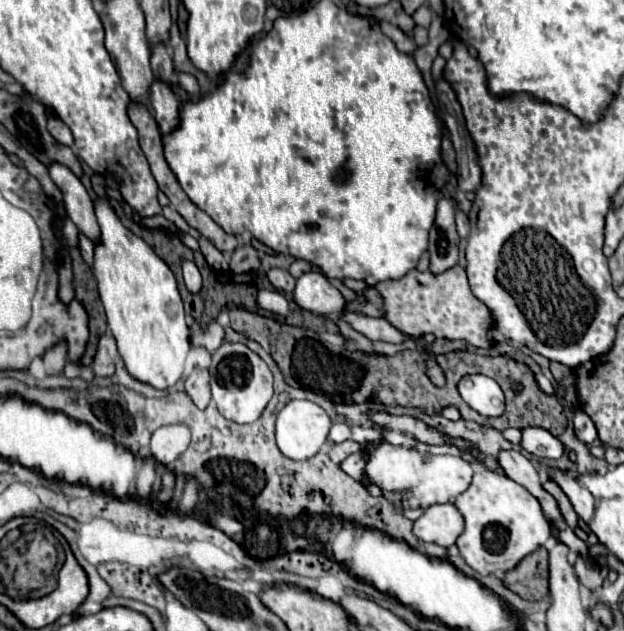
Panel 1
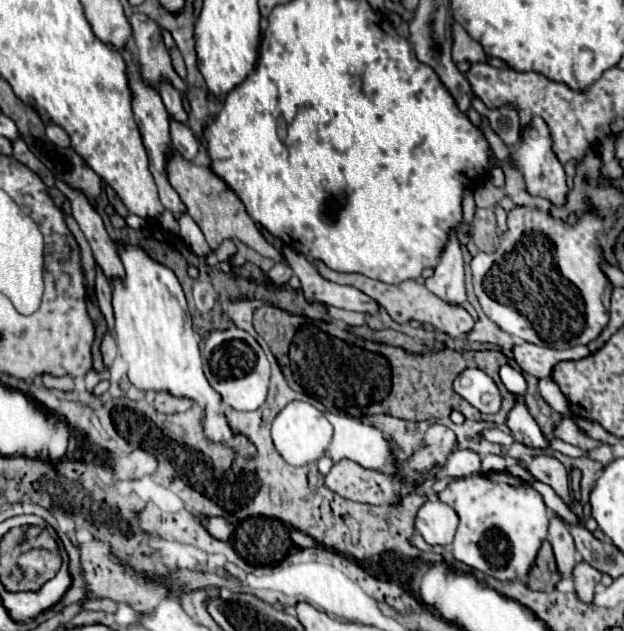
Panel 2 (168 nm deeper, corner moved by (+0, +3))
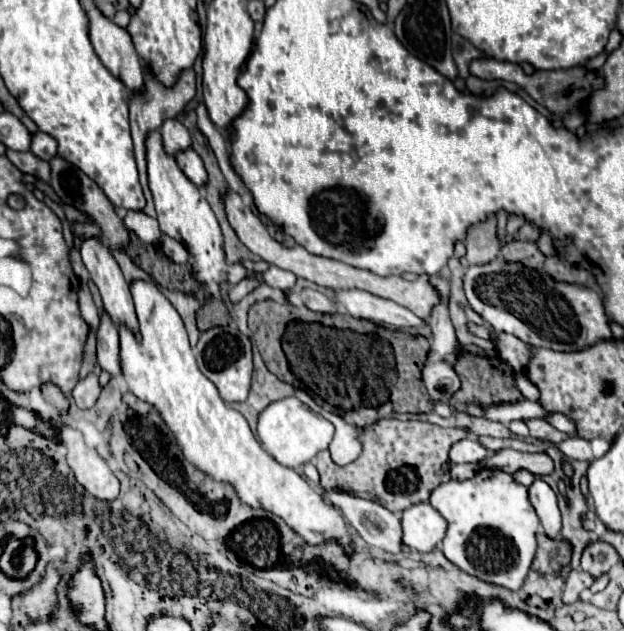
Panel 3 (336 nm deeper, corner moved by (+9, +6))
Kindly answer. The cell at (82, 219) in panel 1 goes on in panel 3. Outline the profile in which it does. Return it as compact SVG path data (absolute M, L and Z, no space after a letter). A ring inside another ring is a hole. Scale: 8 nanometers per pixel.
M87 238L81 244L81 256L83 256L83 264L87 266L87 270L91 274L91 280L97 284L97 288L101 292L105 312L109 314L109 318L115 324L115 328L125 326L127 330L131 330L135 334L137 340L141 340L141 334L137 330L139 324L137 324L137 316L135 316L135 308L133 308L133 296L131 296L129 284L125 282L125 278L123 278L123 274L119 270L119 264L113 258L113 254L109 250L105 250L105 246L101 246L101 242L97 242L95 238Z

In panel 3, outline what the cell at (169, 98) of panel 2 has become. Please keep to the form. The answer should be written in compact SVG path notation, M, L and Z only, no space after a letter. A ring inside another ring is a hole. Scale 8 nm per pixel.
M165 120L165 124L161 126L161 136L163 136L163 148L167 154L177 156L179 152L187 150L191 146L191 138L187 128L179 122L179 120Z

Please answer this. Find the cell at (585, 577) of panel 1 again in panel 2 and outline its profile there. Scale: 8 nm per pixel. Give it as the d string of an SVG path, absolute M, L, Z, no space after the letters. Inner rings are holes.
M580 561L574 567L574 585L576 585L576 595L590 603L594 597L594 587L600 583L600 571L596 571L594 567L590 567L586 561Z

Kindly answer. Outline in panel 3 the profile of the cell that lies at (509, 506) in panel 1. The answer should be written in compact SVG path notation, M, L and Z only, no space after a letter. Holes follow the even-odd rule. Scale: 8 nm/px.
M481 468L473 478L465 482L451 480L447 484L437 486L433 490L429 504L447 520L447 536L443 538L443 554L449 562L459 566L463 572L495 584L503 586L507 590L519 590L527 578L527 572L531 568L531 562L535 558L535 548L537 548L537 530L539 530L539 518L529 502L527 488L519 482L513 480L511 474L503 470L489 470Z

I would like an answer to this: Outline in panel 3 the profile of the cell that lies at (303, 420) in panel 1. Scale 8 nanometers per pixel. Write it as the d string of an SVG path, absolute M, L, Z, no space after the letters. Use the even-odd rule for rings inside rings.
M287 396L271 402L261 414L257 424L257 436L263 448L287 468L301 468L311 462L321 450L327 450L333 438L333 424L327 422L321 414L313 412L307 404L299 402L295 396Z

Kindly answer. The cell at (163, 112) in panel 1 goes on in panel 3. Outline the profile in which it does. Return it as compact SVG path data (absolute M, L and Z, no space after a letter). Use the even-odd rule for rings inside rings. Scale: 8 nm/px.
M189 148L185 150L185 154L181 154L181 158L177 158L179 168L183 170L183 174L195 184L195 186L203 186L207 182L207 170L199 158L199 154Z

